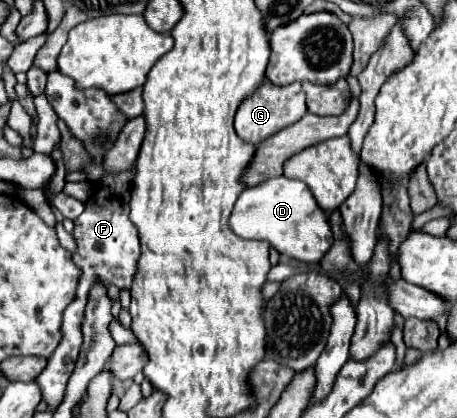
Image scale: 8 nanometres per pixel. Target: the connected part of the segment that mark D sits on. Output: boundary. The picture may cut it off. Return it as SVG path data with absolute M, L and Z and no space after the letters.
M286 176L270 178L258 186L246 188L234 204L230 228L240 238L266 240L282 256L308 264L318 264L330 250L330 240L334 240L330 236L330 224L326 224L326 212L322 212L318 204L314 204L314 196L308 186Z

